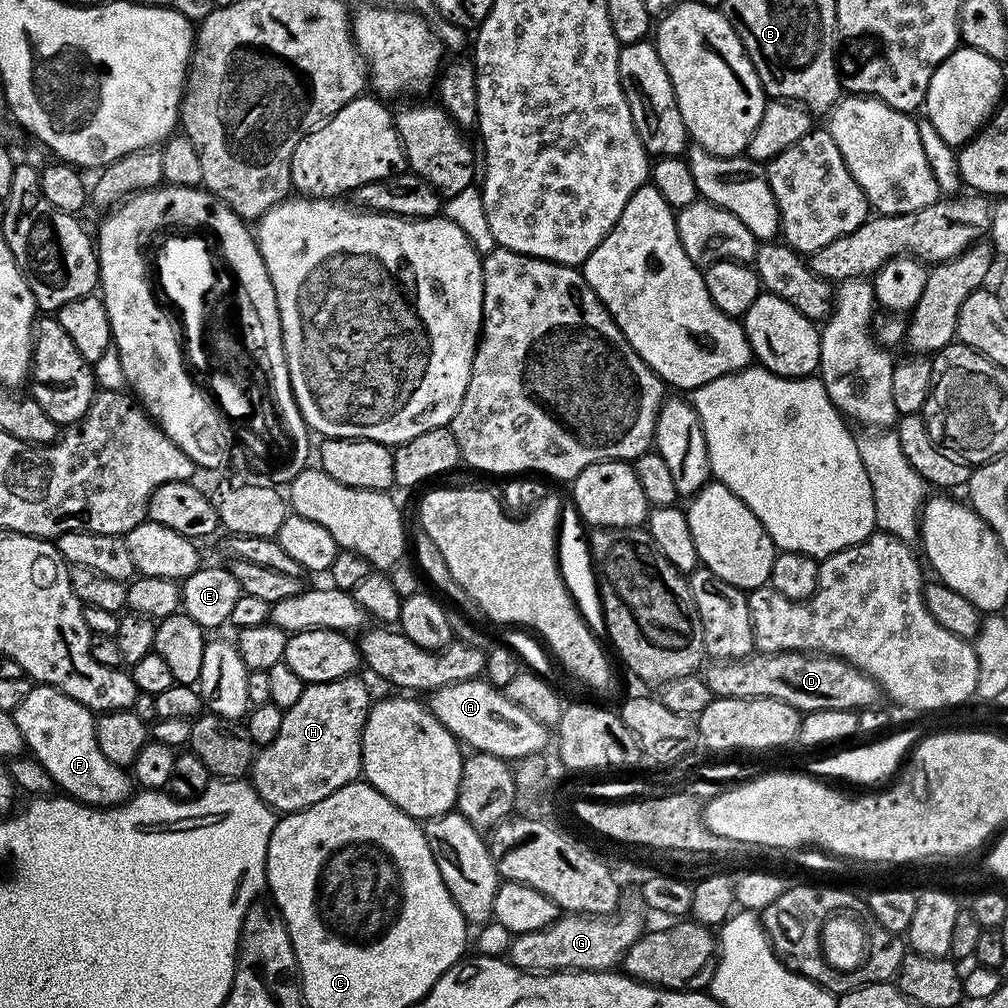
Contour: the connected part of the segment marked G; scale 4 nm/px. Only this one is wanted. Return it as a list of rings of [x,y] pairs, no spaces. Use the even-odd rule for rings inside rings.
[[[617,911],[610,916],[585,916],[583,914],[561,914],[550,926],[542,930],[519,933],[508,947],[506,959],[523,972],[547,974],[549,972],[610,972],[621,963],[634,942],[644,935],[646,925],[636,912]]]

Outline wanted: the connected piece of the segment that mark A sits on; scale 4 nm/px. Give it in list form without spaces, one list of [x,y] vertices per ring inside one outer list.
[[[484,678],[442,686],[427,697],[426,707],[461,745],[468,747],[469,744],[469,749],[494,754],[509,762],[543,753],[544,747],[550,744],[550,732],[546,725],[538,722],[538,718],[530,718],[522,706],[514,706],[501,689]]]

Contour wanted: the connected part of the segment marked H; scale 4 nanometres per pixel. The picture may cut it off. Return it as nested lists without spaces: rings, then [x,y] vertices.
[[[359,675],[343,676],[334,682],[318,682],[305,684],[302,698],[294,702],[294,706],[284,709],[282,727],[278,730],[274,742],[263,745],[256,753],[250,769],[250,783],[260,798],[266,801],[277,813],[287,814],[301,812],[314,802],[322,802],[322,798],[330,798],[334,790],[342,790],[342,786],[355,784],[361,779],[362,766],[362,734],[366,726],[368,709],[374,703],[374,696],[359,680]]]

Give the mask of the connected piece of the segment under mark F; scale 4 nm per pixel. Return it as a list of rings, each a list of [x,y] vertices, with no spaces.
[[[37,683],[11,714],[14,722],[18,722],[18,730],[22,730],[25,749],[46,769],[53,785],[61,793],[80,801],[81,804],[89,804],[92,808],[115,808],[133,795],[134,781],[131,775],[125,769],[114,766],[114,762],[110,762],[106,754],[98,750],[96,716],[91,708],[82,706],[65,692],[59,692],[48,684]]]

